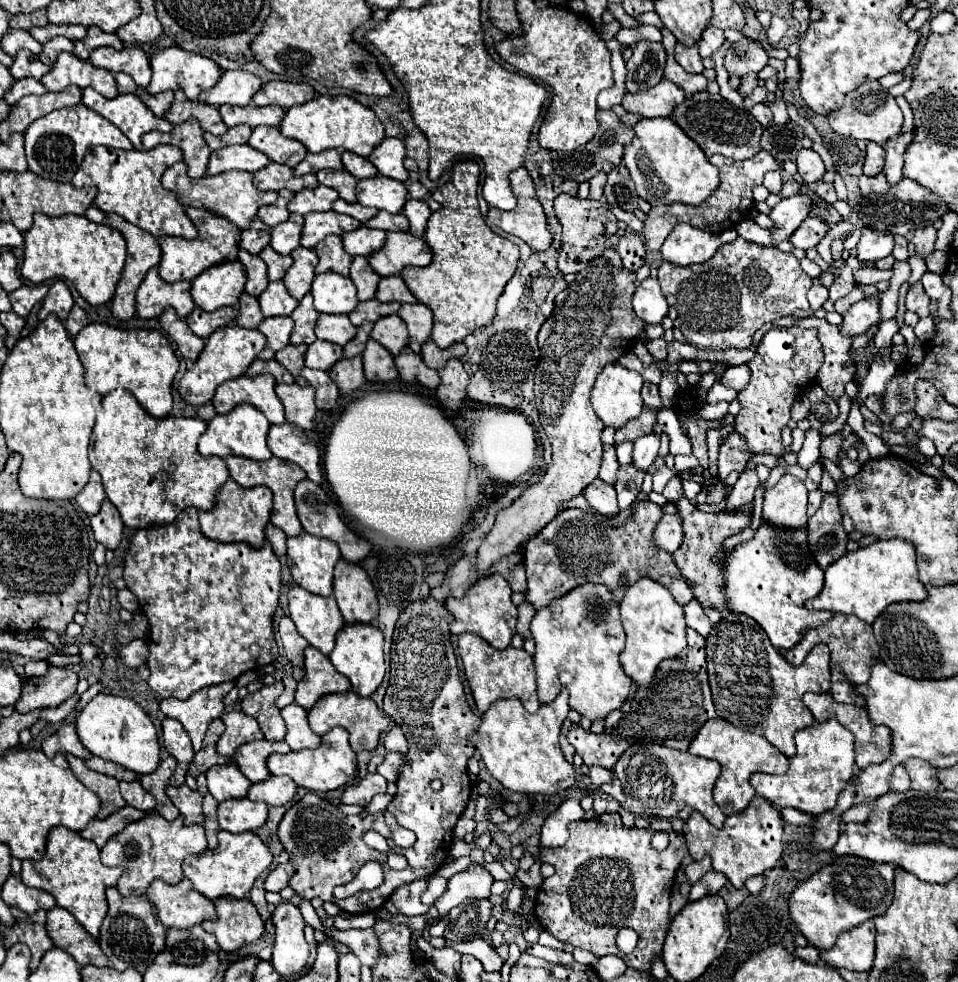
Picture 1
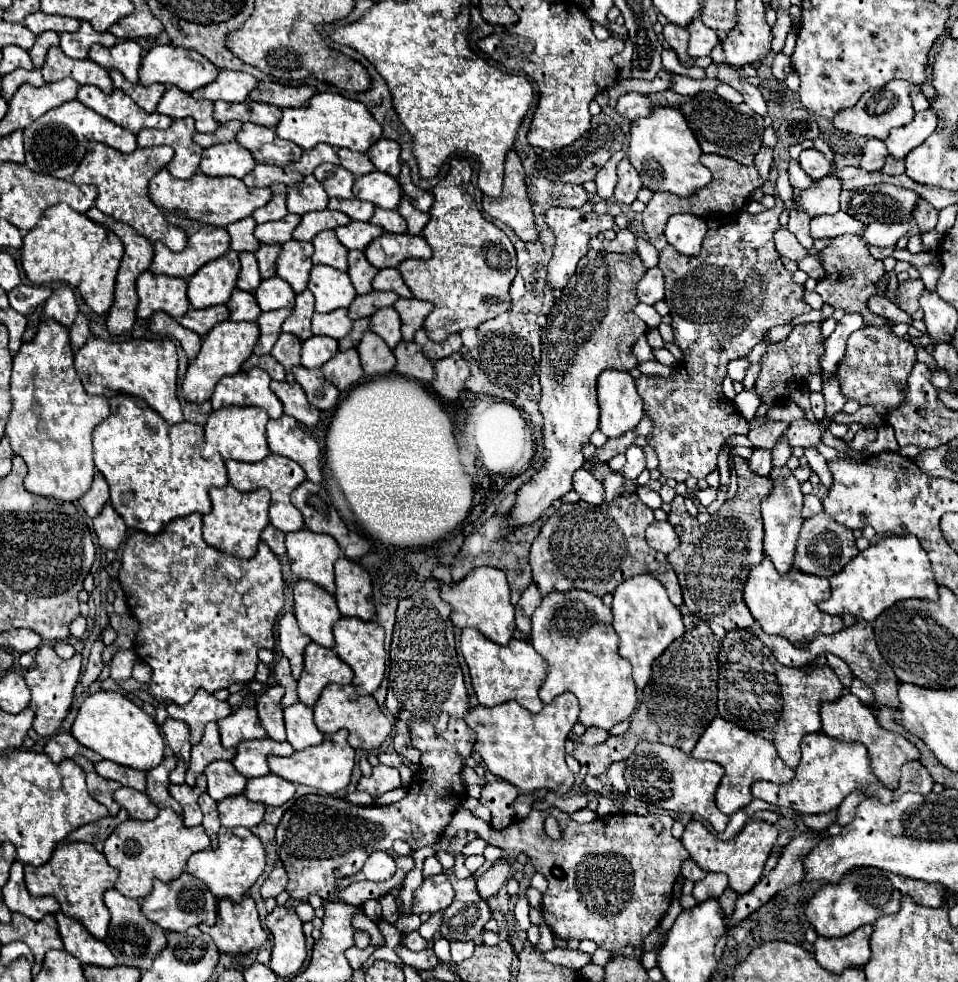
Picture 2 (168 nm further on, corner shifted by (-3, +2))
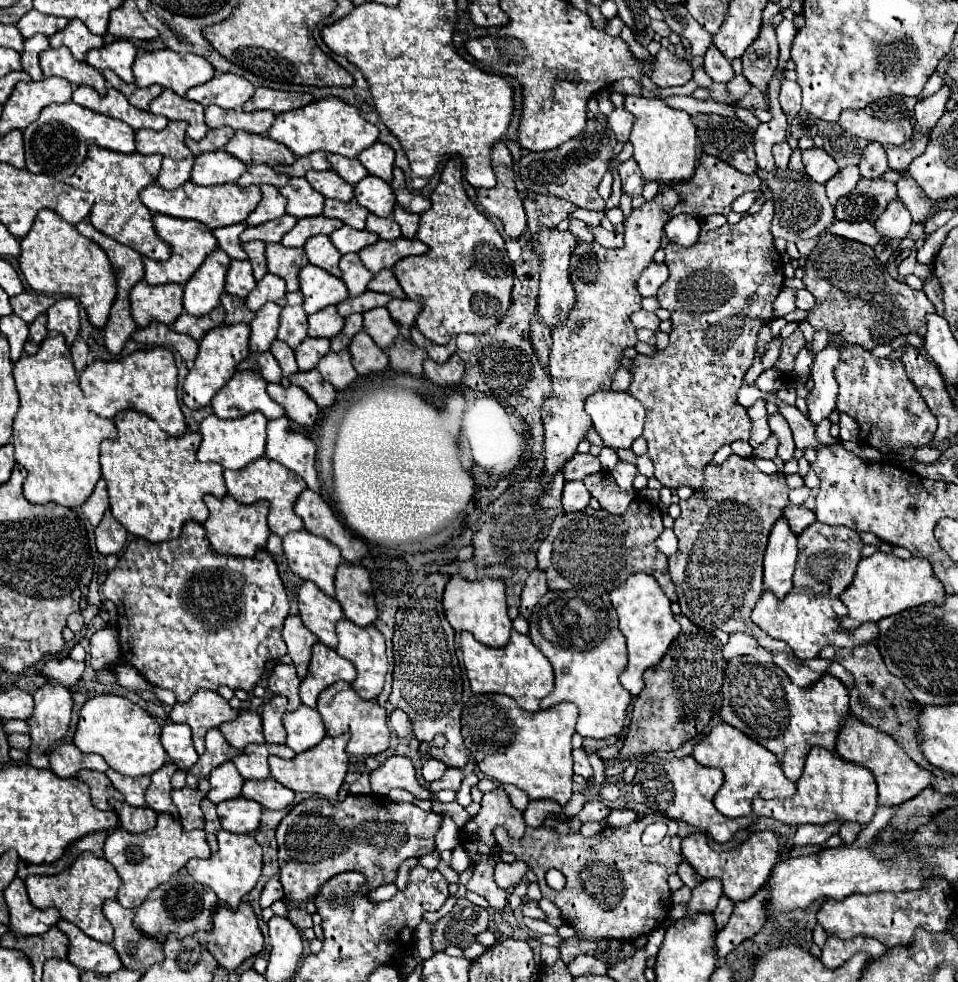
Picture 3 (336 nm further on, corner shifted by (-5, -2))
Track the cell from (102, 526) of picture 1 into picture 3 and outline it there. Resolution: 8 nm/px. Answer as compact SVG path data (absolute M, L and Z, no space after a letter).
M108 509L100 525L96 527L96 547L102 555L120 553L128 539L128 531L114 519L112 511Z

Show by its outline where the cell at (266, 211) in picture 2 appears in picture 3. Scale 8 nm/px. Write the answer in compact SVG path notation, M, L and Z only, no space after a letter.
M262 185L262 201L258 203L258 207L250 213L250 217L246 219L246 225L250 227L256 227L256 225L262 225L266 221L272 221L272 219L278 219L286 213L286 199L284 195L280 193L278 187L274 185Z

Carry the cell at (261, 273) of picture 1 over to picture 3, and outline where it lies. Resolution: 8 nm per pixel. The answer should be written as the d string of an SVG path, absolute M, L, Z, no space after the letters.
M232 261L228 275L226 275L226 291L230 295L236 295L240 299L246 299L246 295L256 287L256 279L252 275L250 261Z

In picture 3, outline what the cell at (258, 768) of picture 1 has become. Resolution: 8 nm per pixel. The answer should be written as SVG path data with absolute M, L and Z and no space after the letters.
M262 743L262 745L248 745L232 761L244 779L266 779L270 775L270 769L268 769L270 755L278 755L282 759L292 759L296 753L288 745Z

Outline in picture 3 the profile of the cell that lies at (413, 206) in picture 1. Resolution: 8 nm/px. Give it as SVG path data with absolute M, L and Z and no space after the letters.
M396 205L392 217L394 217L396 223L402 227L402 235L404 235L406 239L414 239L414 237L416 237L420 215L416 215L416 213L408 213L408 211L404 211L400 205Z

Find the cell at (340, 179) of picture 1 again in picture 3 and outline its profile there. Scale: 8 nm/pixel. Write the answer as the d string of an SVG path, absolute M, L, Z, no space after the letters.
M328 169L328 171L308 171L306 179L326 199L328 197L340 199L340 201L352 201L354 199L354 187L350 183L346 183L342 177L338 177L332 169Z

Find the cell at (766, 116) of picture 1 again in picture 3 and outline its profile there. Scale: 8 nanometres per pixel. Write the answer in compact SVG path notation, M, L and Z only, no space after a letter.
M710 45L710 49L704 55L704 71L718 83L728 83L734 77L730 61L726 61L714 45Z

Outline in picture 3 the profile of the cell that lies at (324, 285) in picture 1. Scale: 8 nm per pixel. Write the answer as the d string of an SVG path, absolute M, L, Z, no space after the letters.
M306 265L300 271L300 291L304 293L304 311L316 313L330 305L342 303L342 299L348 299L346 285L342 279L330 275L328 271L322 271L320 267Z

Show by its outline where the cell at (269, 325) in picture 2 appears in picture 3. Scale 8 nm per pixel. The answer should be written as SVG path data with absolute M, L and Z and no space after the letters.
M266 303L254 317L254 321L250 323L252 335L250 335L250 351L254 353L262 353L266 351L278 333L278 319L280 319L280 311L282 307L278 307L276 303Z

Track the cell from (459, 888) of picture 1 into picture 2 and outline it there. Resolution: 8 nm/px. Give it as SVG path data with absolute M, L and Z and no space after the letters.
M498 861L496 865L492 865L480 879L476 879L480 897L482 899L490 899L492 895L496 895L498 889L508 881L510 875L512 875L512 865L510 863Z

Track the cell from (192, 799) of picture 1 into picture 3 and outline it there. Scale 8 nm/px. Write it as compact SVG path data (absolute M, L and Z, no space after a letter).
M192 787L172 791L172 801L180 811L180 823L182 823L184 831L204 829L204 815L200 809L202 799L204 799L204 793L198 789L192 789Z

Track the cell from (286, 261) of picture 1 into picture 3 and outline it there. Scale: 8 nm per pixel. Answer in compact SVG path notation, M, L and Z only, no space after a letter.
M250 241L250 243L244 243L242 247L244 247L244 251L250 257L250 263L252 263L256 281L260 281L268 273L268 267L266 267L266 243Z

